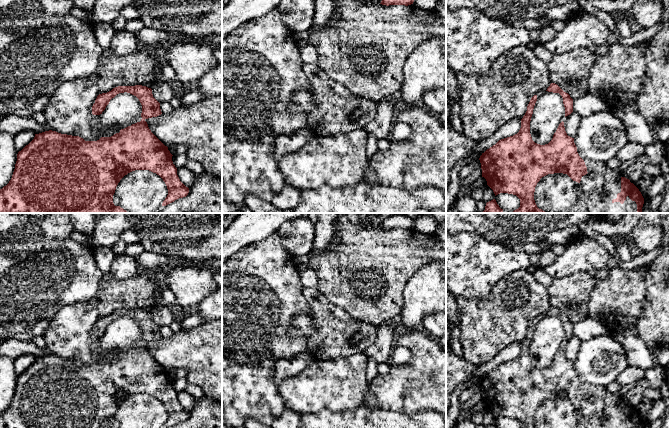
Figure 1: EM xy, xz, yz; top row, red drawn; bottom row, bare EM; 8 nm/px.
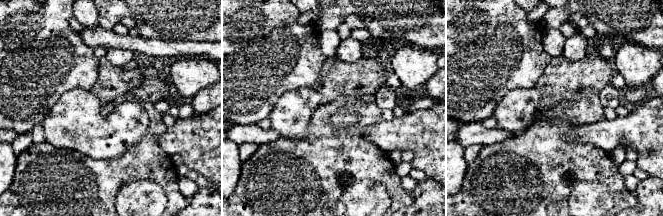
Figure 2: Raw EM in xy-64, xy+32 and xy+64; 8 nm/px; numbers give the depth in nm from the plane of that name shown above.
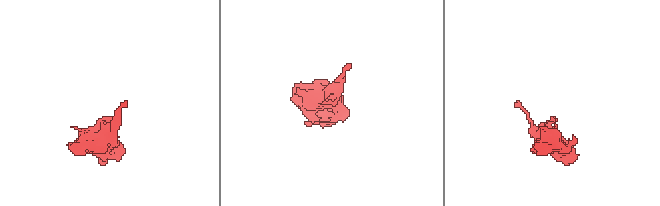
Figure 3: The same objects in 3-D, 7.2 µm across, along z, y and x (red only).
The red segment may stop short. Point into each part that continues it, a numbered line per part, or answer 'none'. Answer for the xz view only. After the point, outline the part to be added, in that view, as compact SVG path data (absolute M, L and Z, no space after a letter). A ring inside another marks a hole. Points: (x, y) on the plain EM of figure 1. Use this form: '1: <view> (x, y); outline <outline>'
none

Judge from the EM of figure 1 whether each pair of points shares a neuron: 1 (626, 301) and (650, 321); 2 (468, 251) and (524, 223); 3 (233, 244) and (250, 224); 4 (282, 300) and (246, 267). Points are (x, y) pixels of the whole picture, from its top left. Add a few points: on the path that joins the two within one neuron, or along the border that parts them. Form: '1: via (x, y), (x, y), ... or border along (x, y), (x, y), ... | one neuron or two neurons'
1: border along (646, 290), (642, 311), (637, 320), (640, 337) | two neurons
2: border along (466, 231), (477, 233), (491, 241), (502, 244) | two neurons
3: via (235, 239), (245, 229) | one neuron
4: via (273, 295), (255, 276) | one neuron

